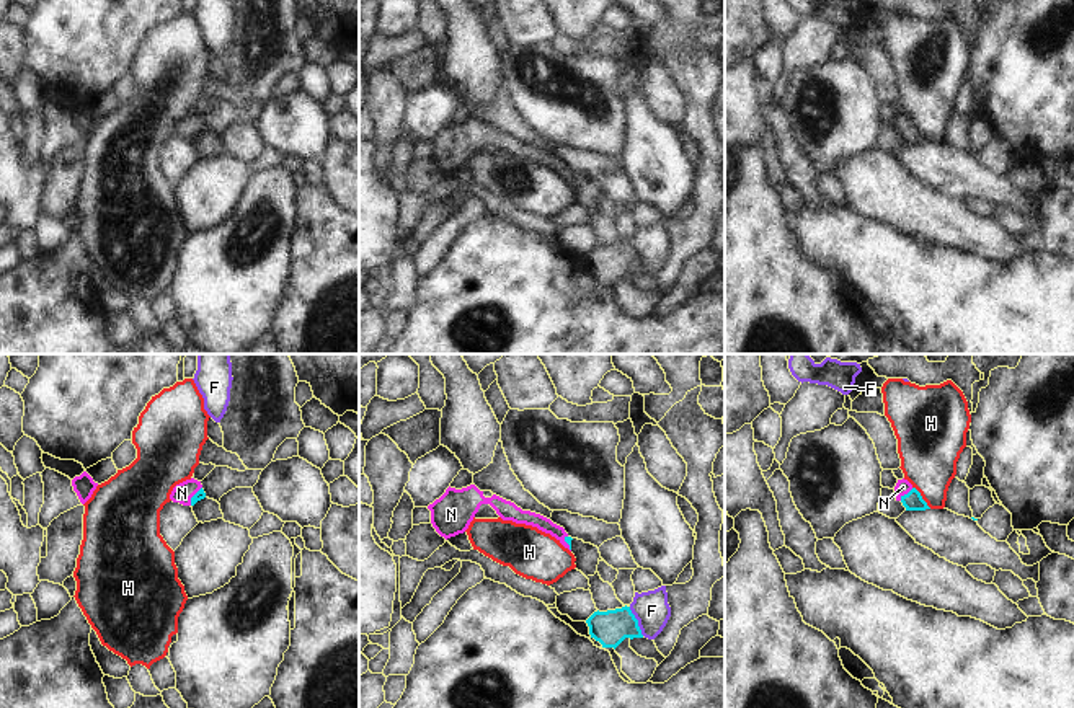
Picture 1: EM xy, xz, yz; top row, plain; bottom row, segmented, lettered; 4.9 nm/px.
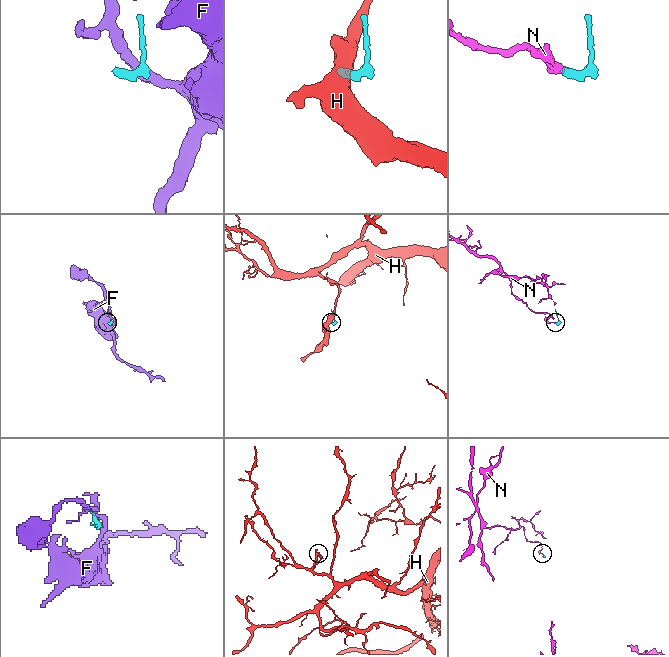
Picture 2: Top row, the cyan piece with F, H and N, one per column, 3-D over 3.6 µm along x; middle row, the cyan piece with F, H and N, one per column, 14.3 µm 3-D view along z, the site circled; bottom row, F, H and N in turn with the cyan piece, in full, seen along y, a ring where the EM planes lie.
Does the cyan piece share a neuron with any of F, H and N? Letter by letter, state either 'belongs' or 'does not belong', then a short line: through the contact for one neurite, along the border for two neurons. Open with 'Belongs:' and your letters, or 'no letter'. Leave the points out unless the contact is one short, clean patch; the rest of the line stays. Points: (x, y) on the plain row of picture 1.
Belongs: N
F: does not belong; line xz (629, 242), (643, 269)
H: does not belong; line yz (913, 121), (931, 142)
N: belongs; line yz (913, 136), (908, 128), (903, 121)

